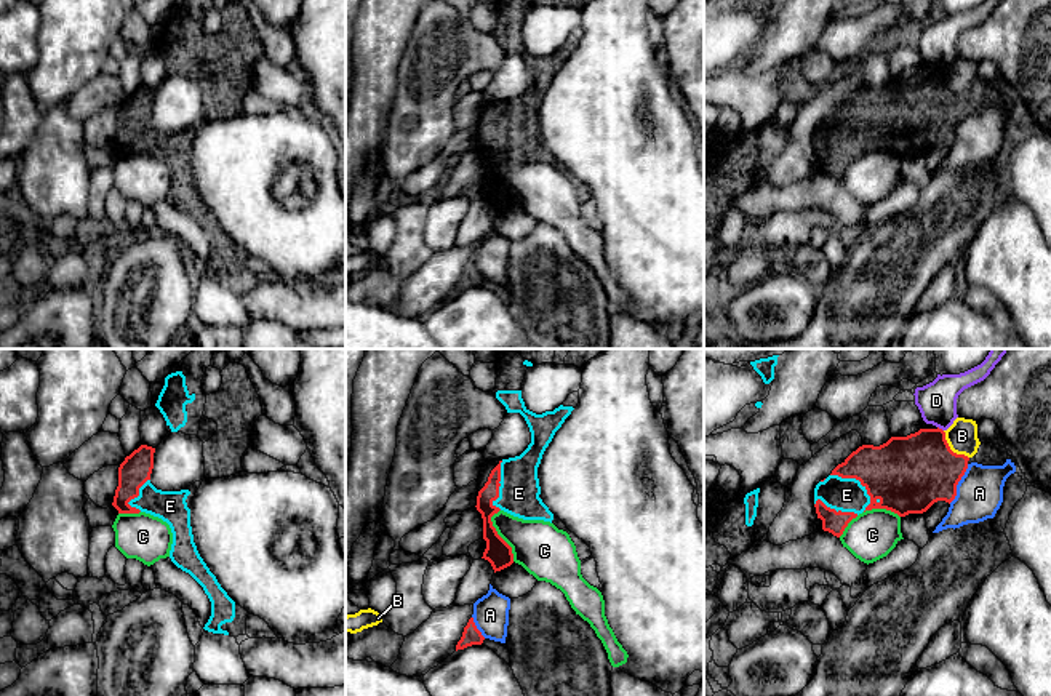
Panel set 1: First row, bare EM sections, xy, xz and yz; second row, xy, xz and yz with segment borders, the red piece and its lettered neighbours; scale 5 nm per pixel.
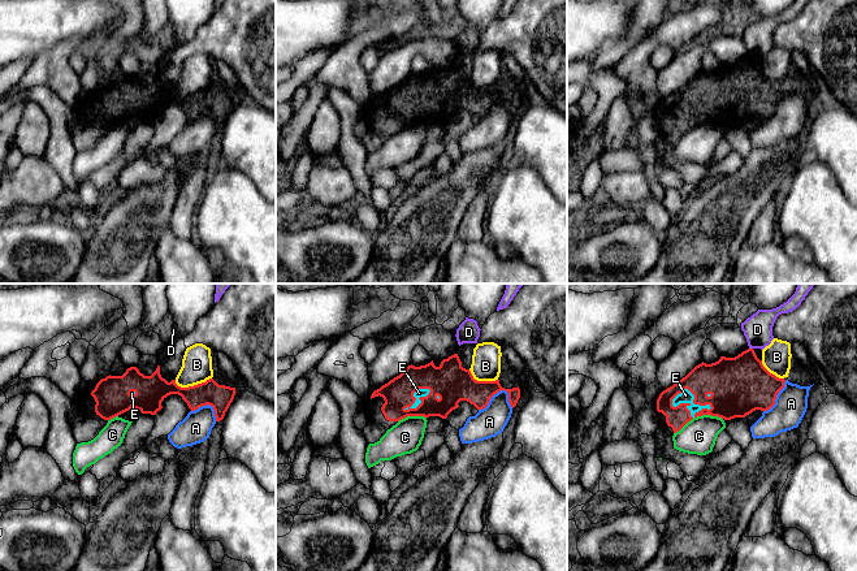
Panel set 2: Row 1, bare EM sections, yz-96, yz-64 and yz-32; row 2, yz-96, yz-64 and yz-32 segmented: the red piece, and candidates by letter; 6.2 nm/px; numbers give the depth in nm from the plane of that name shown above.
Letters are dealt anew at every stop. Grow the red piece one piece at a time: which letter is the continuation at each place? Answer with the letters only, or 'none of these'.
E

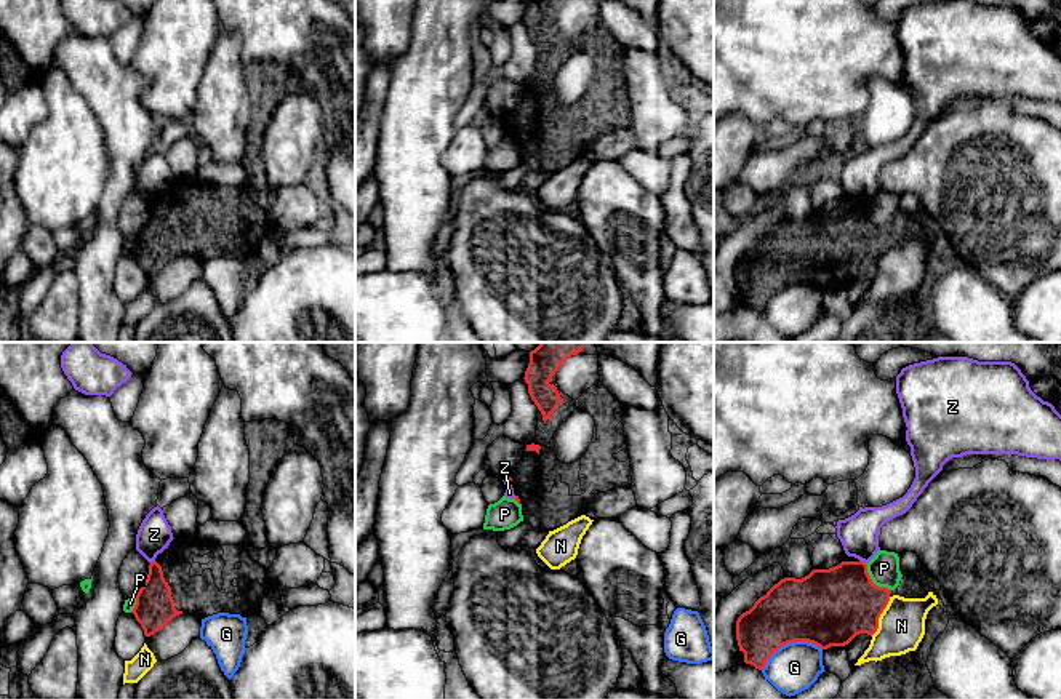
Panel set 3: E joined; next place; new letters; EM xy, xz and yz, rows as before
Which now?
none of these

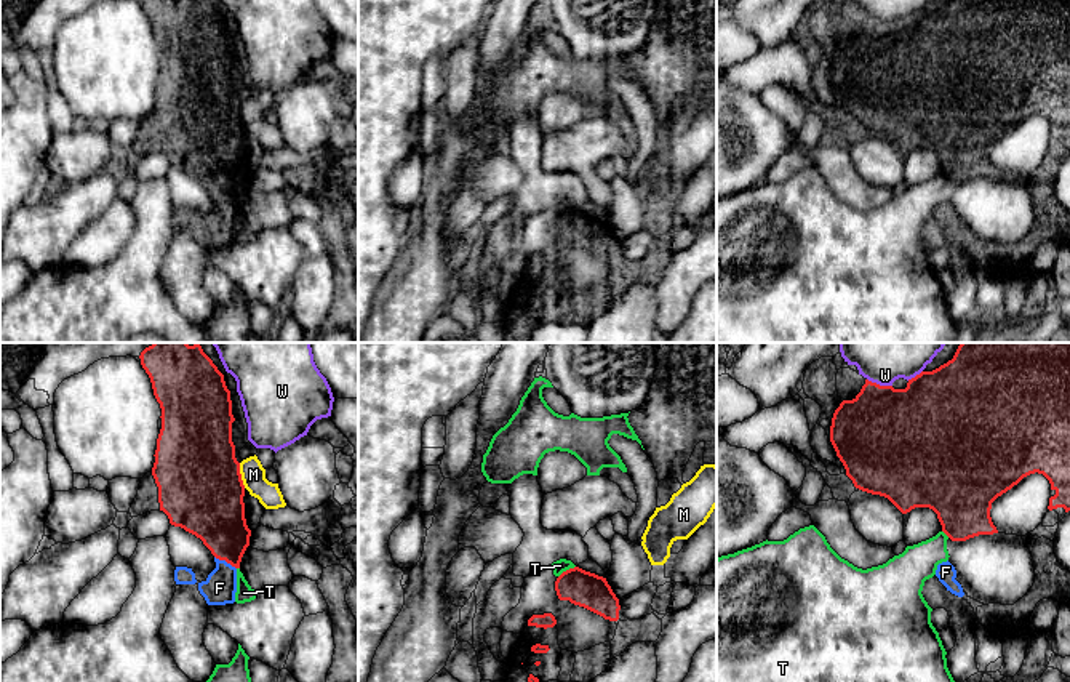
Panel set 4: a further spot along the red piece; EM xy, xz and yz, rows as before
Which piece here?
F

